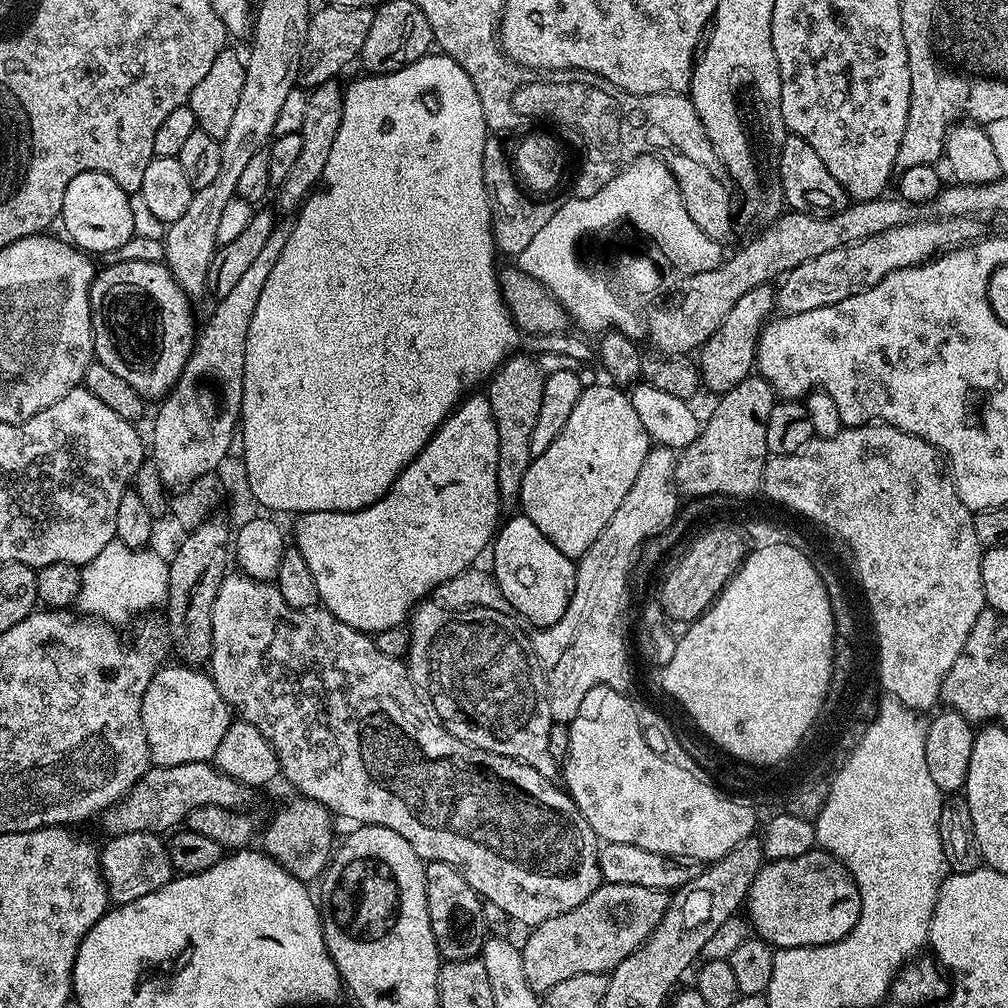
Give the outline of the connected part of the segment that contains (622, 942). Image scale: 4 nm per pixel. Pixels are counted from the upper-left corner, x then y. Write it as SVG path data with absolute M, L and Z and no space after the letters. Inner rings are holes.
M601 883L600 887L594 890L594 894L590 894L590 898L586 898L586 902L574 906L574 910L566 910L566 914L558 914L558 918L546 918L546 922L535 925L529 931L532 933L529 934L528 941L522 944L522 970L526 970L526 982L530 982L530 986L537 994L546 994L550 990L550 986L554 986L566 978L574 978L574 974L611 973L613 968L619 966L627 956L634 954L634 950L638 950L647 942L648 935L656 929L658 922L666 914L669 899L669 893L650 890L646 886L618 886L617 884Z

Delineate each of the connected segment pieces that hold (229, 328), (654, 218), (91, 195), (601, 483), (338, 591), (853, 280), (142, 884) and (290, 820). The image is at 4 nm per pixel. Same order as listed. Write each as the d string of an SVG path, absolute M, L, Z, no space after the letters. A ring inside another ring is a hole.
M282 224L272 231L266 240L265 249L261 249L249 269L242 274L242 279L230 290L230 294L222 296L217 303L208 324L205 326L196 346L192 358L187 362L184 372L173 385L170 393L163 399L154 424L154 453L153 459L158 466L159 474L169 487L180 488L199 477L211 475L222 458L229 455L233 438L236 438L238 428L241 392L244 389L244 370L246 338L249 337L250 321L254 316L255 307L262 289L266 286L266 279L274 270L279 255L286 248L290 240L292 227Z
M652 155L639 156L638 161L640 164L633 161L622 167L616 177L607 182L598 193L573 195L565 204L561 203L554 210L550 222L546 222L546 226L542 226L538 234L534 234L526 250L522 250L518 266L526 274L530 274L530 278L538 278L538 282L542 282L542 286L546 286L553 298L568 311L569 321L573 325L581 324L585 333L603 334L609 329L619 330L631 340L640 342L645 339L646 332L635 325L636 319L619 309L600 280L588 276L582 259L582 245L586 238L591 237L593 230L630 215L640 227L652 232L652 235L660 235L660 240L666 242L667 249L675 257L679 257L679 261L688 264L691 273L714 270L724 263L726 252L720 249L723 248L721 241L711 238L704 240L707 235L700 236L702 232L696 232L698 226L694 223L694 218L688 220L690 214L684 216L686 206L680 208L684 203L684 195L676 196L678 182L672 184L676 176L670 169L664 172L668 165L660 168L663 160L659 164L652 164Z
M83 172L78 174L78 178L74 178L70 182L70 186L66 186L66 194L62 202L62 210L59 219L64 220L64 228L67 239L75 244L77 248L89 253L96 252L116 252L128 239L134 236L134 217L130 214L130 202L128 201L129 193L122 190L122 186L118 186L118 182L114 182L114 178L110 178L104 172Z
M589 383L585 387L578 398L578 406L574 406L571 422L562 426L560 439L550 442L547 454L532 457L530 475L522 481L522 488L527 490L526 496L536 503L536 508L540 511L529 511L528 520L534 522L534 526L538 526L542 534L546 534L550 543L562 550L562 554L573 562L579 561L586 550L594 546L598 534L606 530L606 522L614 518L614 510L618 510L626 494L630 494L630 486L634 486L634 478L638 478L638 470L642 470L642 462L646 462L650 447L649 436L631 404L629 393L611 383L603 383Z
M472 394L460 401L455 412L445 415L444 423L434 433L432 440L422 449L415 460L411 460L406 470L392 484L392 489L380 500L375 500L369 508L359 508L356 512L305 512L296 524L296 540L294 547L306 558L306 566L310 566L310 574L314 574L314 582L318 582L320 604L327 608L334 618L346 622L346 626L358 629L365 634L377 634L392 627L401 626L413 615L417 604L425 599L427 594L435 593L436 587L450 578L473 567L480 555L485 555L491 545L502 520L502 509L498 492L498 430L492 417L491 402L487 395Z
M971 216L949 220L925 218L891 228L882 234L874 234L857 244L847 244L838 250L818 254L818 258L802 262L779 281L776 294L779 311L793 316L806 310L818 310L822 306L842 302L842 298L850 298L874 287L894 270L913 268L916 264L923 264L943 253L952 252L981 239L980 228L981 221Z
M155 832L113 836L108 845L100 848L100 869L108 887L108 898L113 905L129 904L174 879L167 843Z
M299 794L293 795L293 797L293 800L286 801L277 810L276 817L269 822L268 829L264 832L262 851L274 862L278 862L278 866L282 866L282 870L286 870L294 878L305 882L316 882L323 877L324 869L328 867L328 862L334 855L334 843L332 844L332 820L334 821L334 816L326 805L319 804L317 800Z

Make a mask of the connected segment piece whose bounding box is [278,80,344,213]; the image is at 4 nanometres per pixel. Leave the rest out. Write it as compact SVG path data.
M328 80L308 92L306 119L302 122L300 131L302 151L294 161L294 167L290 170L290 174L286 174L286 182L282 182L278 186L280 208L284 212L295 213L313 189L321 183L326 170L326 158L330 158L330 146L334 146L334 138L338 138L338 126L342 122L344 88L338 85L336 80Z

